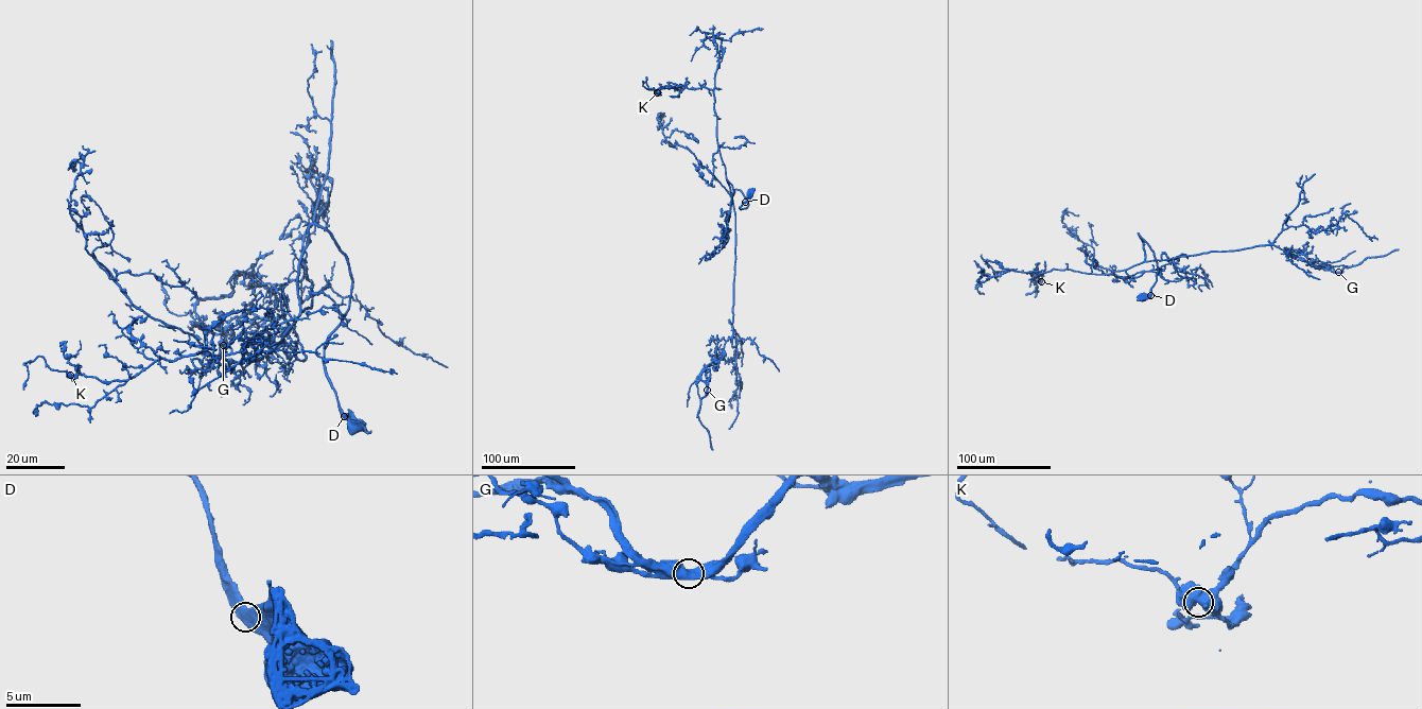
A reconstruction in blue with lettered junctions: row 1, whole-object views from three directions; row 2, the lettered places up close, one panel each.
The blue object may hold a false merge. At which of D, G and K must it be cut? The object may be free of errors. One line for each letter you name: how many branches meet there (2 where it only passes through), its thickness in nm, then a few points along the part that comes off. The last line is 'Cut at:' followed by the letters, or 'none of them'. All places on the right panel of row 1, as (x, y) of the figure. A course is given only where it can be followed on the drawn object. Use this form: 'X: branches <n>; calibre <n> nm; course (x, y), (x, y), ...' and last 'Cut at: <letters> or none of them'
G: branches 2; calibre 700 nm; course (1338, 272), (1368, 257), (1398, 249)
Cut at: G

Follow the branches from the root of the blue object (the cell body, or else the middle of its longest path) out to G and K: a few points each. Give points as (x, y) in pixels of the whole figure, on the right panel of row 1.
G: (1142, 297), (1150, 294), (1158, 267), (1154, 252), (1138, 232), (1146, 261), (1273, 245), (1338, 272)
K: (1142, 297), (1158, 267), (1138, 232), (1142, 262), (1109, 274), (1052, 269), (1036, 275), (1034, 283), (1041, 281)

